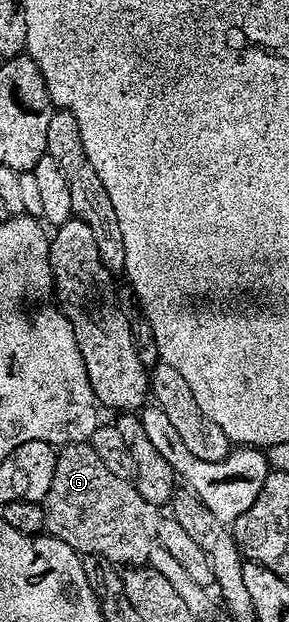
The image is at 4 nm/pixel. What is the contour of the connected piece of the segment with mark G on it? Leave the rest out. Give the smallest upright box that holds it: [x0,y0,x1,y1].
[45,443,153,566]

